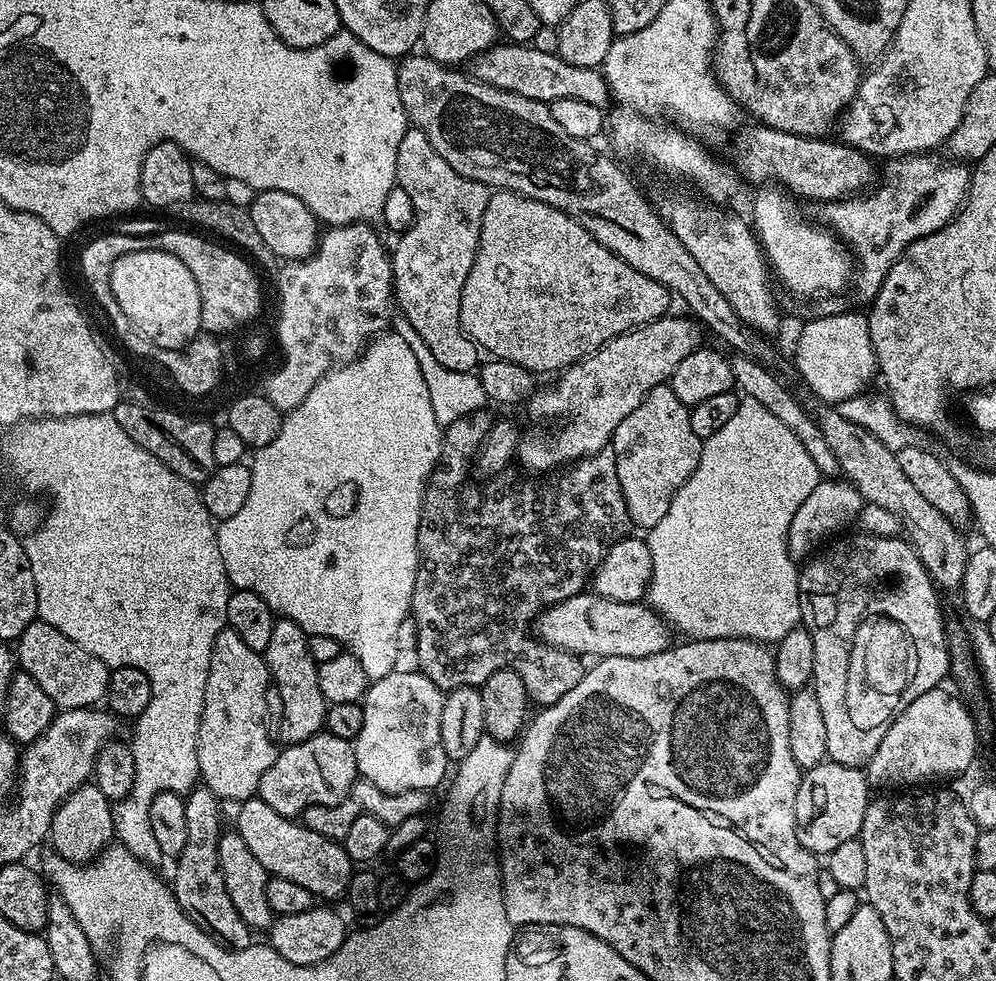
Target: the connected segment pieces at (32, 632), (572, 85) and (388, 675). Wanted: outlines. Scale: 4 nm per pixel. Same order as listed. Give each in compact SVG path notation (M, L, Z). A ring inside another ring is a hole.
M39 618L30 622L14 642L14 655L19 671L30 674L56 704L57 709L90 708L99 705L108 695L108 673L105 666L90 650L82 650L78 642L70 642L62 630L54 630Z
M497 42L480 55L471 57L471 64L471 75L484 84L522 94L522 98L540 100L546 105L553 104L558 98L579 98L582 102L590 102L590 106L603 109L613 103L612 91L600 68L570 66L570 62L563 60L557 53L542 54L542 50L528 44Z
M419 670L385 672L382 678L371 681L362 697L362 730L358 730L358 738L354 741L357 773L363 779L374 782L374 786L378 786L378 790L383 792L433 790L440 783L443 785L450 772L448 755L446 750L442 750L444 698L445 693L441 688L434 686L434 682L430 682L430 678L426 678Z

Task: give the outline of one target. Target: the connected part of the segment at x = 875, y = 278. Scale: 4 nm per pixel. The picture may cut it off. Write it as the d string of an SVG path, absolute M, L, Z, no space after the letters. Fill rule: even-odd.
M936 154L885 159L882 179L875 187L843 200L827 201L821 207L819 219L839 236L858 265L850 293L863 306L871 305L894 262L914 241L942 230L964 207L972 173L967 163L947 159L939 160Z

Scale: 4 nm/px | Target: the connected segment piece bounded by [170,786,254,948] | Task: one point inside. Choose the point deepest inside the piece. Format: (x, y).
(197, 884)

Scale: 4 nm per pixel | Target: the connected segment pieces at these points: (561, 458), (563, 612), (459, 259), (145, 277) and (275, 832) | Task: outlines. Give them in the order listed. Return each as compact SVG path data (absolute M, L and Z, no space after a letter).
M665 314L658 320L641 324L631 332L615 336L585 360L563 369L555 377L556 384L534 391L526 401L528 425L522 428L520 440L516 444L515 459L518 464L520 460L521 466L529 468L532 472L552 472L555 468L571 466L576 461L593 456L595 452L609 447L614 430L618 430L618 422L622 422L622 418L626 418L626 414L630 414L630 410L634 410L638 402L642 402L642 398L646 398L646 394L654 390L654 386L668 384L674 370L678 370L678 362L682 362L682 358L688 357L692 351L701 347L701 329L697 321L687 315L684 315L685 317L672 315Z
M585 590L576 596L566 598L557 604L549 604L540 613L534 624L534 632L544 643L560 648L563 652L573 653L581 658L603 658L617 656L618 658L646 658L650 654L658 654L673 647L673 629L667 620L655 608L644 602L616 602L605 596L597 596L595 591Z
M415 126L409 127L398 146L396 182L399 188L406 190L406 194L410 194L410 203L414 206L414 222L405 232L399 233L397 240L400 241L397 242L396 249L393 247L390 252L395 303L410 326L418 330L418 338L430 346L430 354L434 354L442 366L459 372L473 371L478 364L478 345L464 334L464 327L460 324L460 303L462 286L466 286L470 266L474 266L480 245L482 218L486 214L490 189L487 184L474 182L458 174L458 170L454 170L454 166L450 166L450 162L446 162L446 158L442 158L434 146L430 146L424 131Z
M138 250L134 254L122 254L118 262L114 262L114 270L110 270L110 290L114 290L114 298L118 306L122 306L122 314L126 314L128 323L135 326L136 331L144 337L152 348L180 350L201 335L202 298L198 282L194 282L194 274L186 270L174 254L166 254L162 250Z
M259 796L241 801L238 808L235 831L269 875L287 878L310 890L313 897L324 898L326 902L334 902L332 900L341 899L347 893L354 861L346 854L343 843L325 838L303 823L278 814Z

